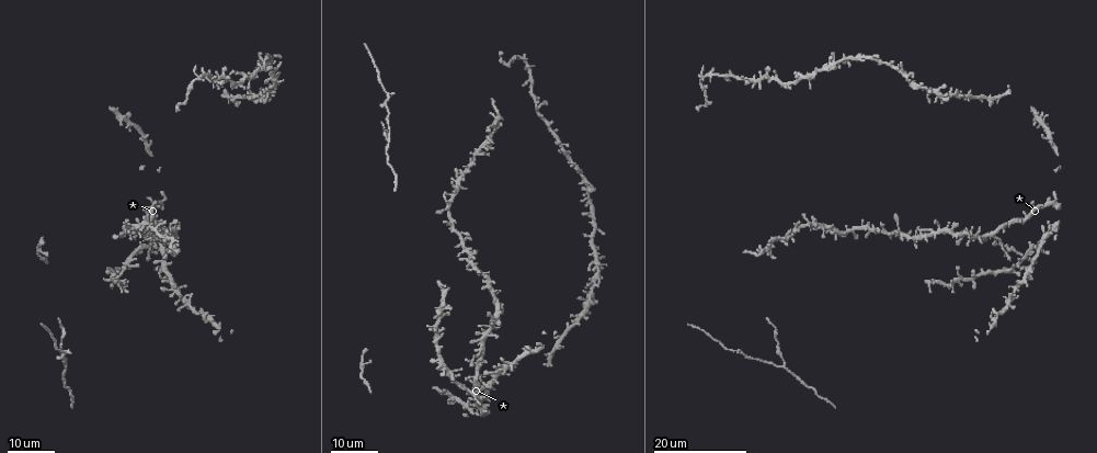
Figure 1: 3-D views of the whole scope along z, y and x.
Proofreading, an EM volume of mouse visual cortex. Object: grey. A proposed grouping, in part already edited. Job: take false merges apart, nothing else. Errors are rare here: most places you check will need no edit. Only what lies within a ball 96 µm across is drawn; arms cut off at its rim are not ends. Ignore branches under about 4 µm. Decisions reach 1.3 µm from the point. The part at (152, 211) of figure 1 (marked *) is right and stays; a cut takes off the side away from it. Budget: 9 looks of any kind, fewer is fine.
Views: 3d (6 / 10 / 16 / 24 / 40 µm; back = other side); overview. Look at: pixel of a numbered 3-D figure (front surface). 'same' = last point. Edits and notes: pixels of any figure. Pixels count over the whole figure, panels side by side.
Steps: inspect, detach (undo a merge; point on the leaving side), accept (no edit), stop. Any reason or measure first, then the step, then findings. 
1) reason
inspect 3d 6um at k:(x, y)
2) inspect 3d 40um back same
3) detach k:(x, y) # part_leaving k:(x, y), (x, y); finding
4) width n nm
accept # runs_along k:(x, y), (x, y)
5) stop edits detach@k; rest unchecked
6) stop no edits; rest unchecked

three arms meet
inspect 3d 24um at 1:(437, 359)

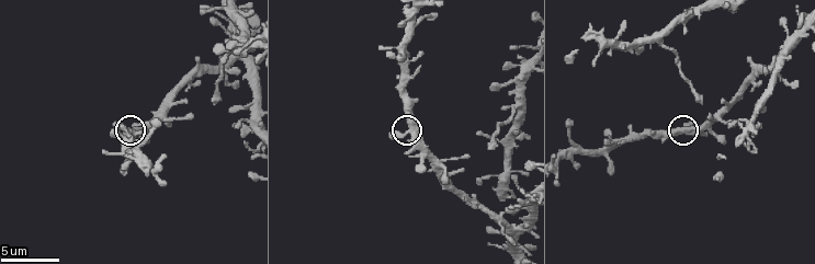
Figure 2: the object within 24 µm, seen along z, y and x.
inspect 3d 10um at 2:(407, 131)

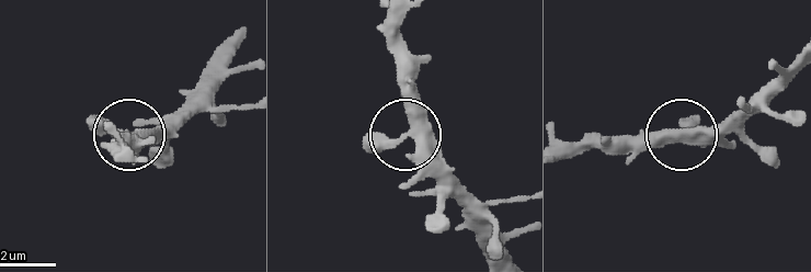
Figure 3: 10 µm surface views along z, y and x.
side_arm 20 um; arms 3
accept # one cell here

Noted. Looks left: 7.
calibre changes
inspect 3d 24um at 1:(119, 281)

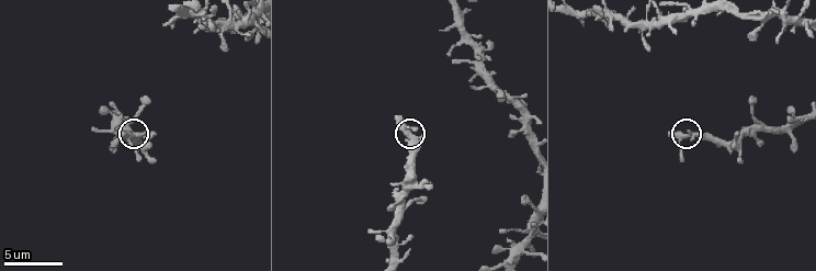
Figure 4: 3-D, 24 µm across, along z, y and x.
inspect 3d 10um at 4:(687, 135)

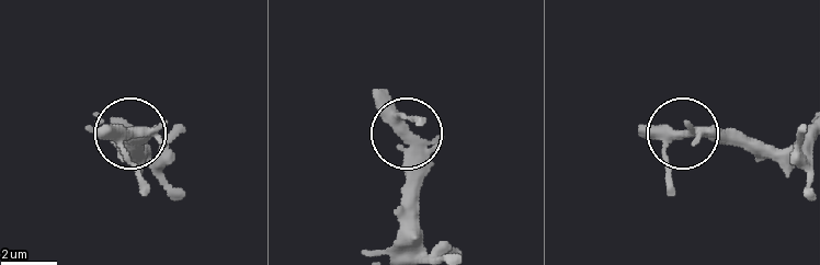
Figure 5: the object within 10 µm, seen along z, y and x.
accept # one cell here

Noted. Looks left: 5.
four arms meet
inspect 3d 16um at 1:(446, 207)

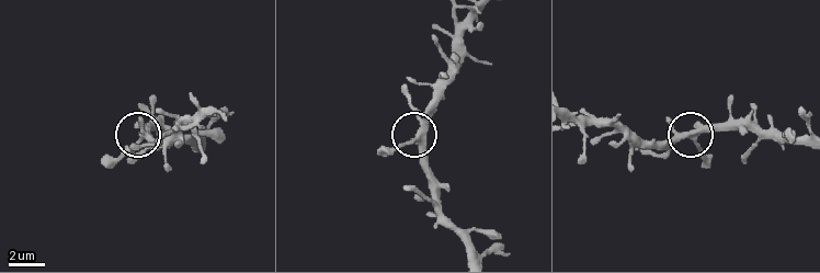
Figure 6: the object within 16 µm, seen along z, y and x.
inspect 3d 10um at 6:(689, 137)

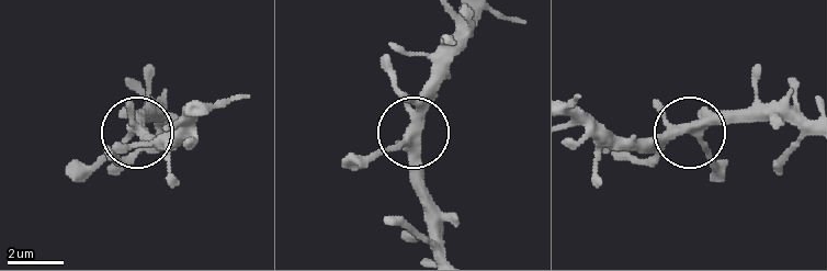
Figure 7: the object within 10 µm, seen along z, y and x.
accept # all the same cell

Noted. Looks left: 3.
three arms meet
inspect 3d 24um at 1:(386, 94)

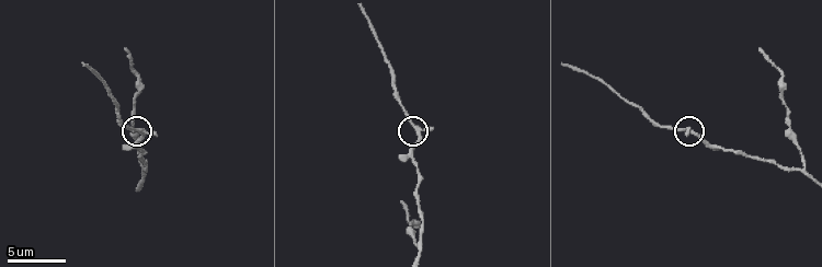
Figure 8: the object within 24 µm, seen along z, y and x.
inspect 3d 10um at 8:(413, 126)

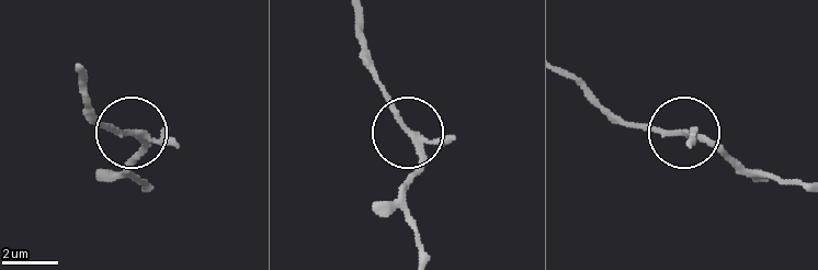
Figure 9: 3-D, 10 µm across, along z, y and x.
arms 3
accept # runs_along 9:(416, 247), (407, 183), (419, 155), (388, 91), (366, 65); continuous, no second cell

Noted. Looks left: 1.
stop no edits; rest unchecked

